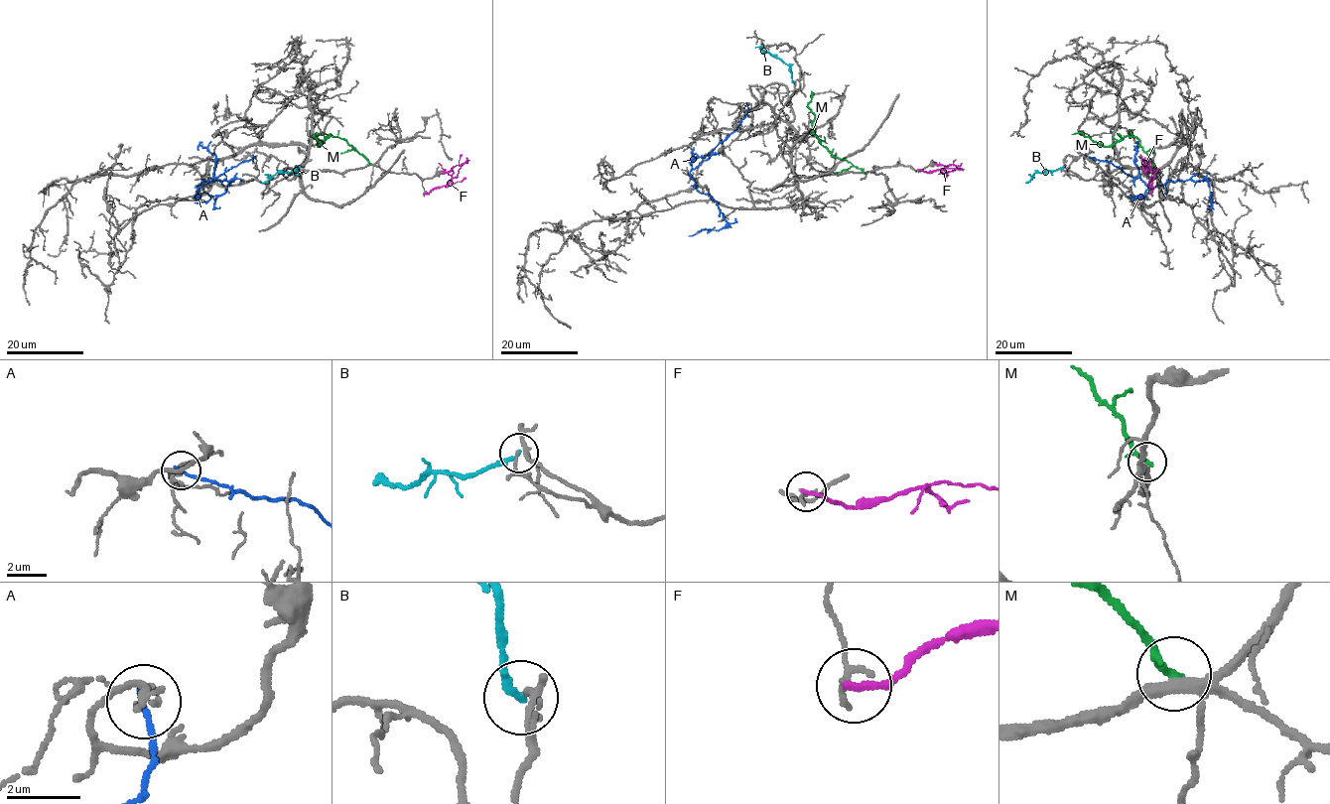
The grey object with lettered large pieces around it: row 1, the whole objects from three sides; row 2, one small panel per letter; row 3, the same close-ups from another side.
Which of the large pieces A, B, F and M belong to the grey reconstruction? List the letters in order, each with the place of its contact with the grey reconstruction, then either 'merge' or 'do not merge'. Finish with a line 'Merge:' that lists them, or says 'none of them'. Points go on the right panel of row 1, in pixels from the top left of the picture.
A: (1085, 155) | do not merge
B: (1063, 166) | do not merge
F: (1150, 194) | do not merge
M: (1153, 163) | do not merge
Merge: none of them

